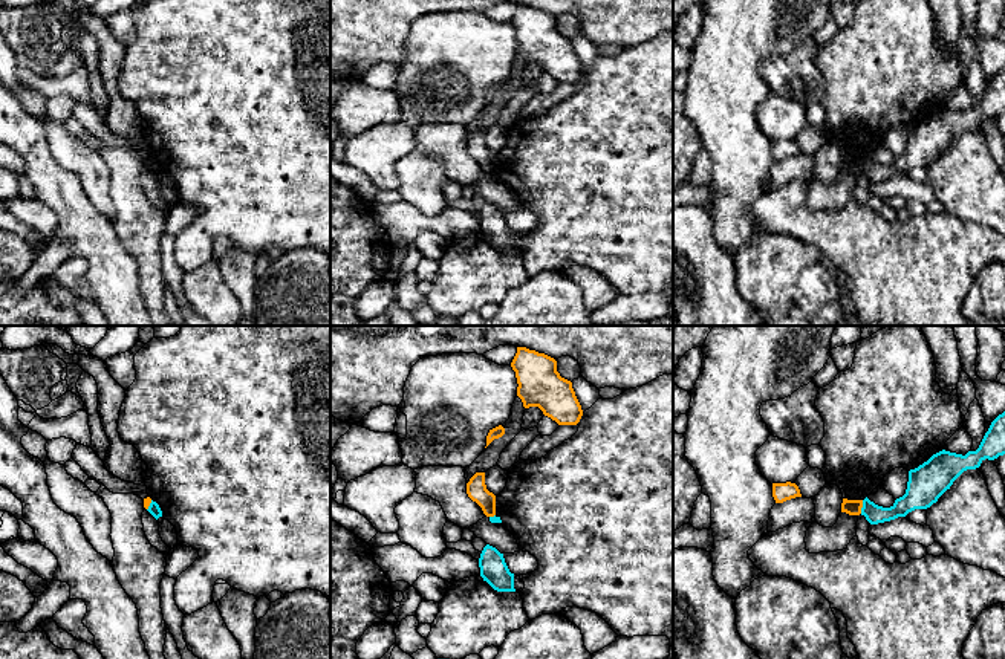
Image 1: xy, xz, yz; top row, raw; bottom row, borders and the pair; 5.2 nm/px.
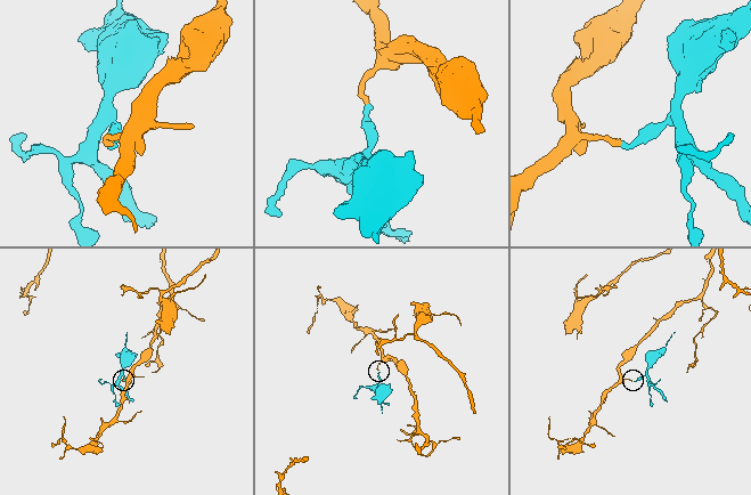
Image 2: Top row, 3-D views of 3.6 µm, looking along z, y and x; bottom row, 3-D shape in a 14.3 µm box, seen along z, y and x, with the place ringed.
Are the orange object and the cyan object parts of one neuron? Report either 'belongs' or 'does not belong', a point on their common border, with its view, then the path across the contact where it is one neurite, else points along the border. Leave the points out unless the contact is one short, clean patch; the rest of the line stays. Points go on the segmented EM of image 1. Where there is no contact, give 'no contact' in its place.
does not belong; contact yz (861, 506); border yz (863, 500), (860, 512)

